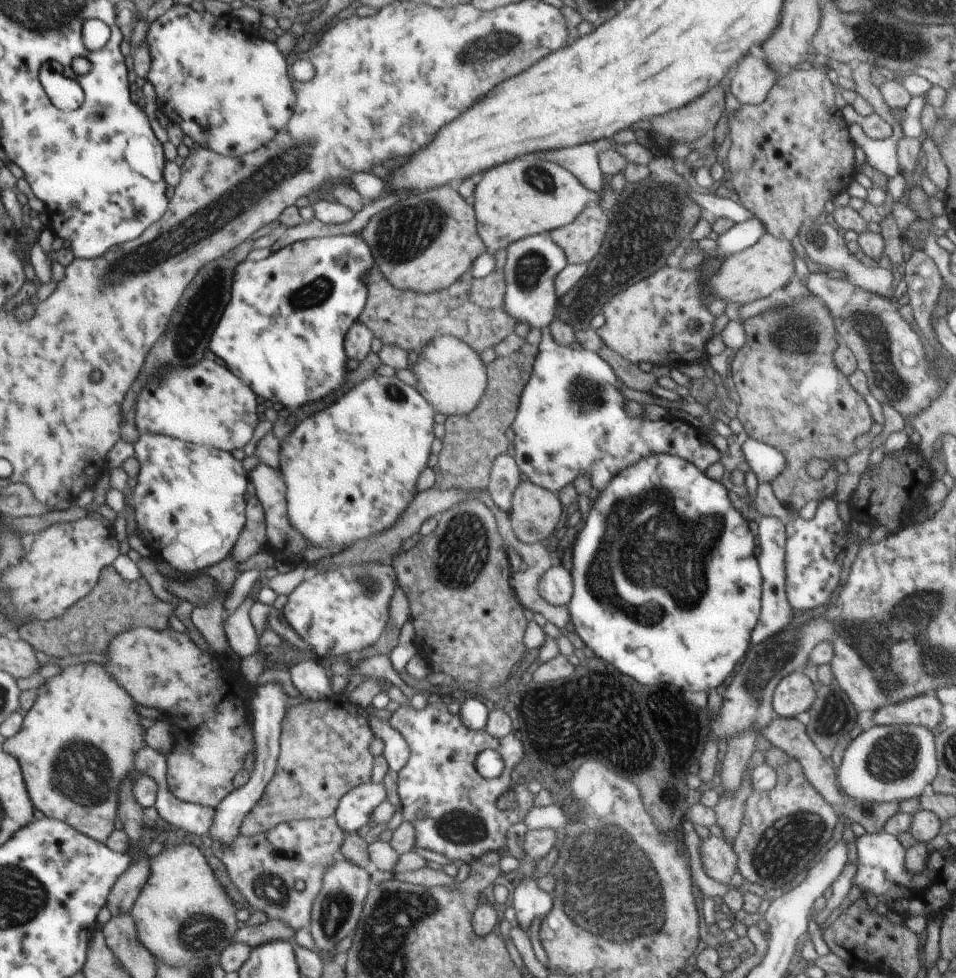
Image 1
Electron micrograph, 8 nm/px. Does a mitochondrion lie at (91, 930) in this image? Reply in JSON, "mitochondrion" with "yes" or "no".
{"mitochondrion":"no"}

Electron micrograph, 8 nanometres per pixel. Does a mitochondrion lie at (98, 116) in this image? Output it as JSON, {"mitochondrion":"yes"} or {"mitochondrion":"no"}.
{"mitochondrion":"yes"}

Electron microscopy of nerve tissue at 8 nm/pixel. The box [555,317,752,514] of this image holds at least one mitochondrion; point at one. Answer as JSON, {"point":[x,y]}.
{"point":[587,394]}

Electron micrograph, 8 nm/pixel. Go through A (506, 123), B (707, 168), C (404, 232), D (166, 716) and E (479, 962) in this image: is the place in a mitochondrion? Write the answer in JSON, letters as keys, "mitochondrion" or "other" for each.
{"A":"other","B":"other","C":"mitochondrion","D":"other","E":"other"}

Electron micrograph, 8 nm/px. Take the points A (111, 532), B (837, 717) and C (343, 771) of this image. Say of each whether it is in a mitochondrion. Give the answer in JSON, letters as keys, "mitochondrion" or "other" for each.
{"A":"other","B":"mitochondrion","C":"other"}

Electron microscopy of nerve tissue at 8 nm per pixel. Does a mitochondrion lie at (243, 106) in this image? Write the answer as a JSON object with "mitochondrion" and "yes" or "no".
{"mitochondrion":"no"}

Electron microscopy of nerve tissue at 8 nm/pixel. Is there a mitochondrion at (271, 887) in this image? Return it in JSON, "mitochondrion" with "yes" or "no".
{"mitochondrion":"yes"}

